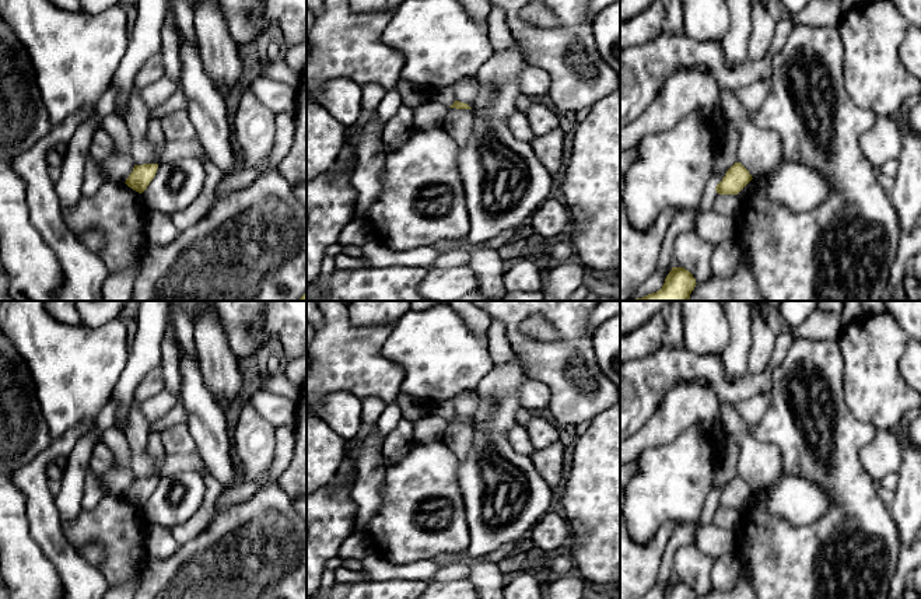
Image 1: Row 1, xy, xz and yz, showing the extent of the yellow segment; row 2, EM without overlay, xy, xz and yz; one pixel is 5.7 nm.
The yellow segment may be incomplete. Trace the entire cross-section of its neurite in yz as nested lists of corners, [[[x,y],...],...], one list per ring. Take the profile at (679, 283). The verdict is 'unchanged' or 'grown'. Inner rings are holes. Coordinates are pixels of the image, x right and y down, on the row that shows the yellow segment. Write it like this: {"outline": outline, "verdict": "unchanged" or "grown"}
{"outline": [[[672,267],[661,290],[631,301],[690,301],[696,279],[684,267]]], "verdict": "unchanged"}

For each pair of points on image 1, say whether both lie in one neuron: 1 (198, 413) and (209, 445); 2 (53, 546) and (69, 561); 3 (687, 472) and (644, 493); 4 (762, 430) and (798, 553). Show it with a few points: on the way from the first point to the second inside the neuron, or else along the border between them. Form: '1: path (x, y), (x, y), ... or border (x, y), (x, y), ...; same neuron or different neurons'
1: path (206, 421), (209, 437); same neuron
2: path (58, 550), (65, 557); same neuron
3: path (676, 477), (661, 491), (655, 493); same neuron
4: path (797, 448), (840, 491), (840, 511), (833, 518); same neuron

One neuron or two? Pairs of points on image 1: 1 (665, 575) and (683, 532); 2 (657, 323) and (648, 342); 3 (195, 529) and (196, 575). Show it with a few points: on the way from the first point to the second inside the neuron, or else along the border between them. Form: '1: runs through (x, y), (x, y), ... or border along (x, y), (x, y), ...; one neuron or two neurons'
1: runs through (665, 564), (673, 543); one neuron
2: runs through (655, 328), (648, 337); one neuron
3: border along (216, 511), (212, 521), (202, 531), (181, 545); two neurons

